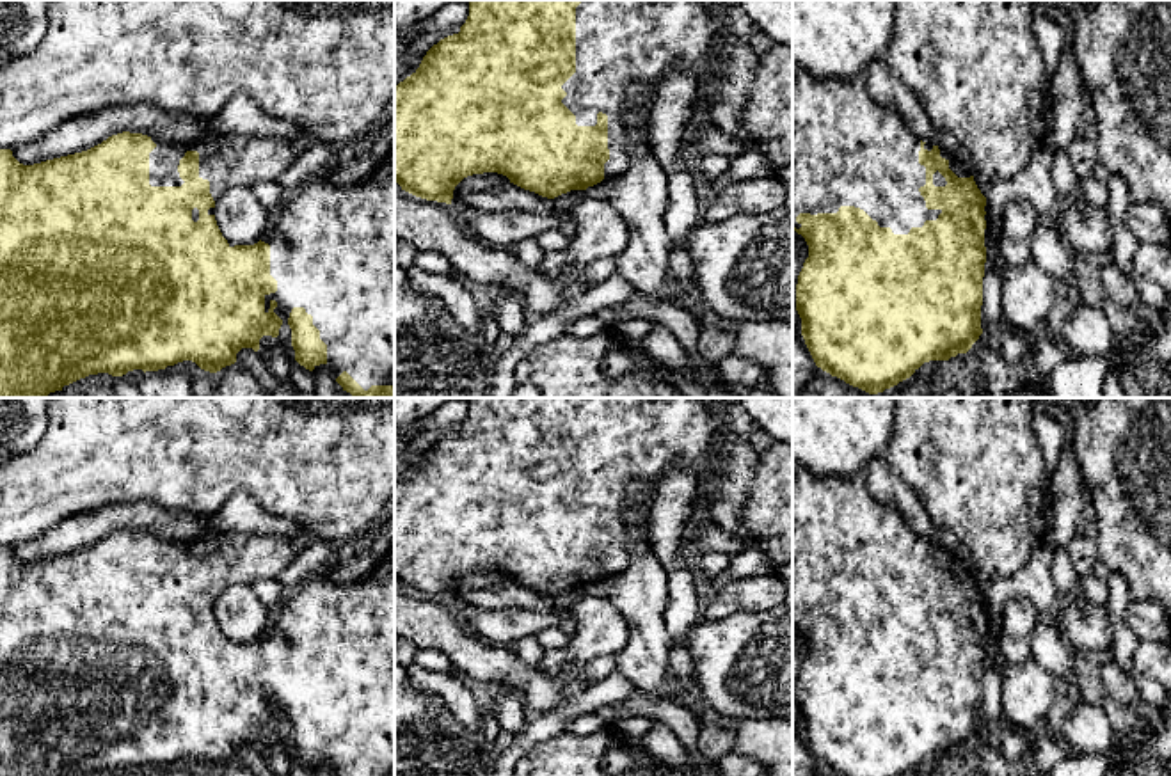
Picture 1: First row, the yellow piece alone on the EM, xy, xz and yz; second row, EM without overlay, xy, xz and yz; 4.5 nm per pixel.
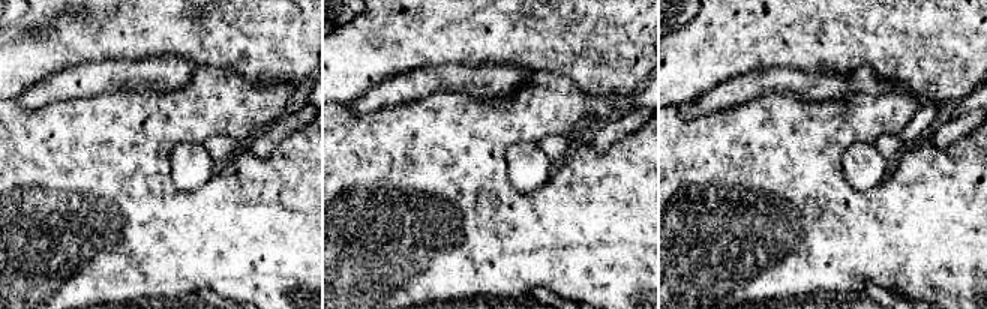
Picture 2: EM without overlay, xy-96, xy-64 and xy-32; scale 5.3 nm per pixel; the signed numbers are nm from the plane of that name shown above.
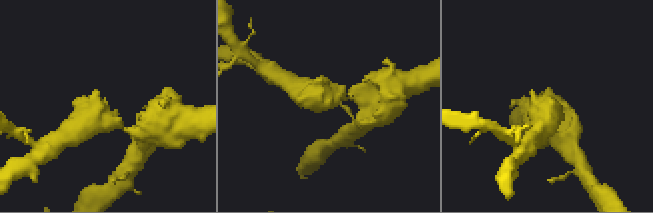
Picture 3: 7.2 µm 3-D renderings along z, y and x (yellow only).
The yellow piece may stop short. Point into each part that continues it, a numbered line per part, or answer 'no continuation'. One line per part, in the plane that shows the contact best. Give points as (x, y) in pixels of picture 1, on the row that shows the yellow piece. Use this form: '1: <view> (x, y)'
1: yz (846, 150)

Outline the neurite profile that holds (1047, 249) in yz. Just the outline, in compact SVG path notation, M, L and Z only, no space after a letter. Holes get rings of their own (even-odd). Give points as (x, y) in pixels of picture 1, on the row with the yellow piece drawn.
M1038 218L1031 234L1031 259L1054 279L1073 282L1073 250L1047 218Z

